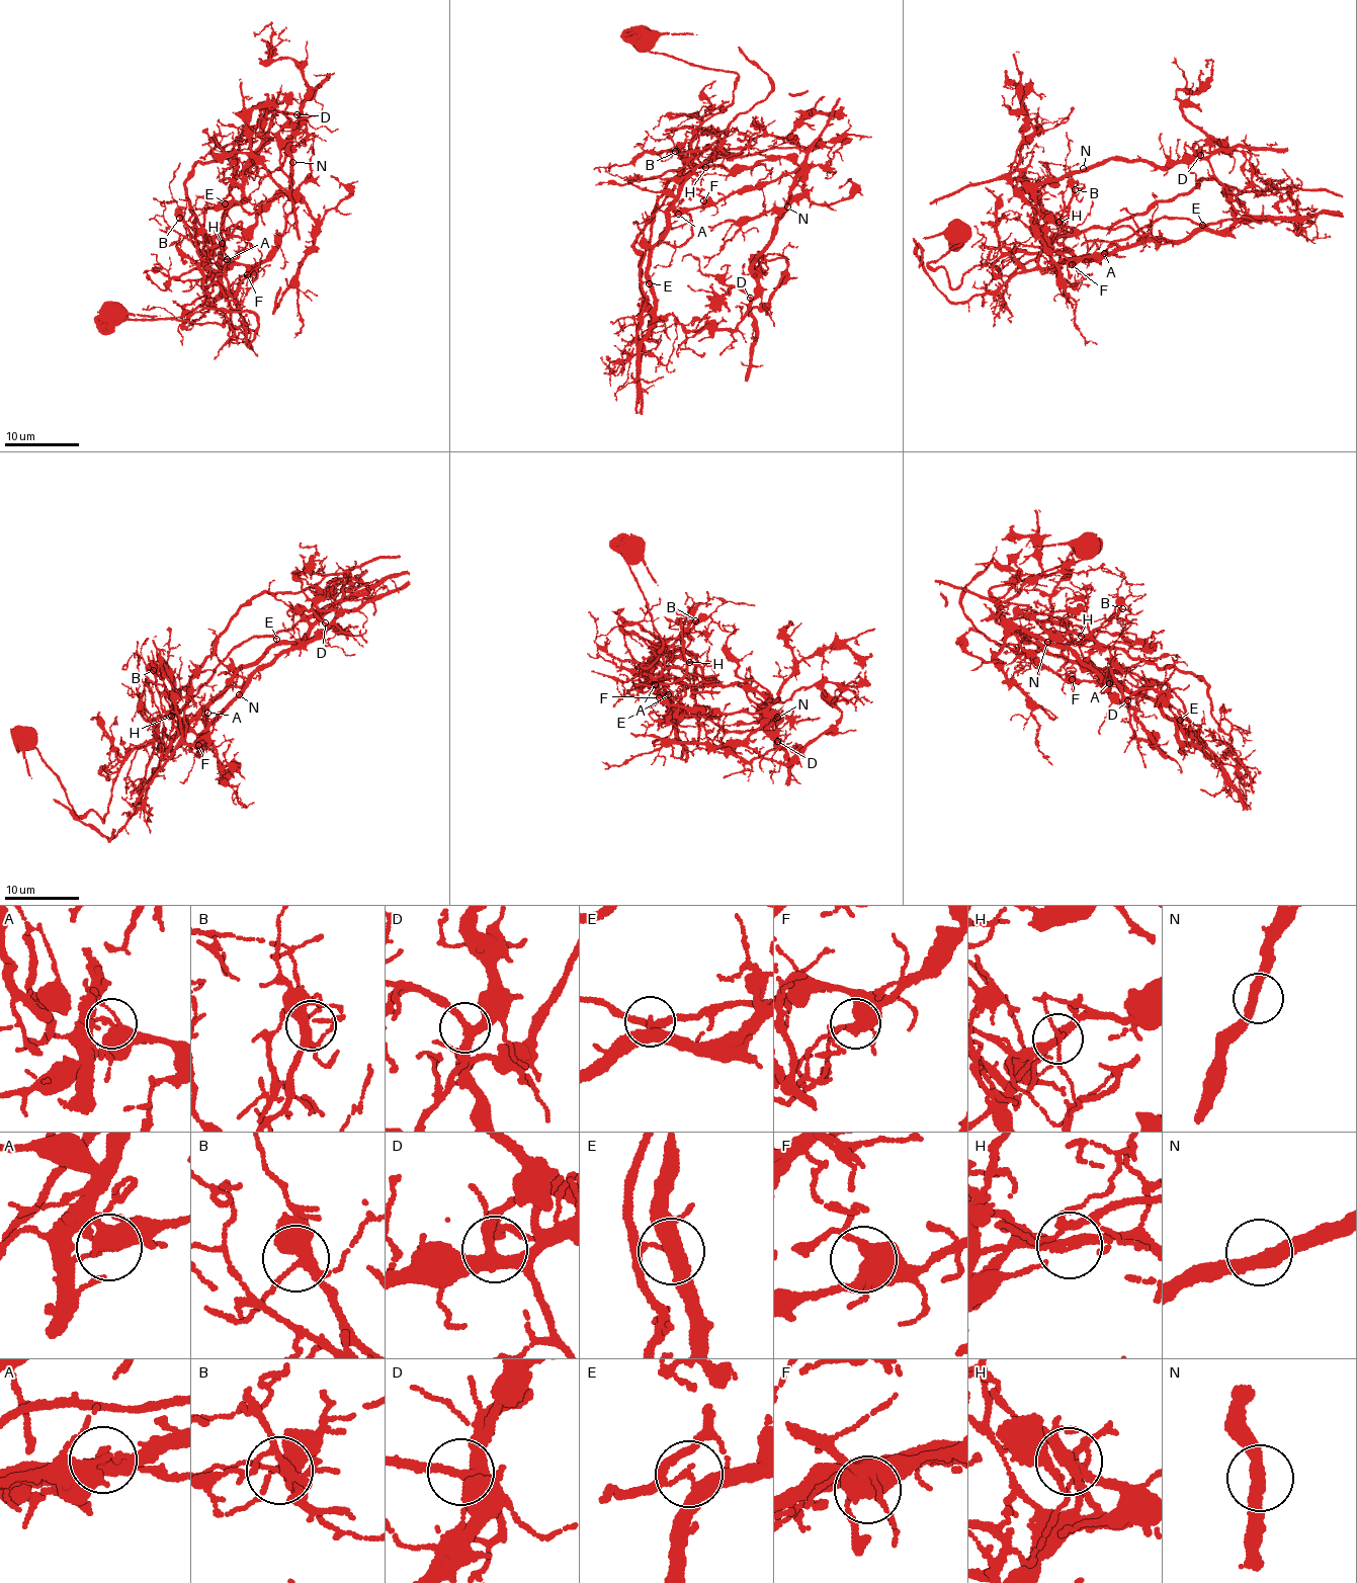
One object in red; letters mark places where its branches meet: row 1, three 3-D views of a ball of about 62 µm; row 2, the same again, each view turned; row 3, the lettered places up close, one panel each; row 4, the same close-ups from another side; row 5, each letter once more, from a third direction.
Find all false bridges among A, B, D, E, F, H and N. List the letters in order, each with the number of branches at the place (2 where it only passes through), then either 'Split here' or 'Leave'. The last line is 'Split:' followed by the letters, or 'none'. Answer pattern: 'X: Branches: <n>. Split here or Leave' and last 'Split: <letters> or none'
A: Branches: 2. Split here
B: Branches: 4. Leave
D: Branches: 3. Leave
E: Branches: 3. Split here
F: Branches: 3. Leave
H: Branches: 2. Split here
N: Branches: 2. Leave
Split: A, E, H

